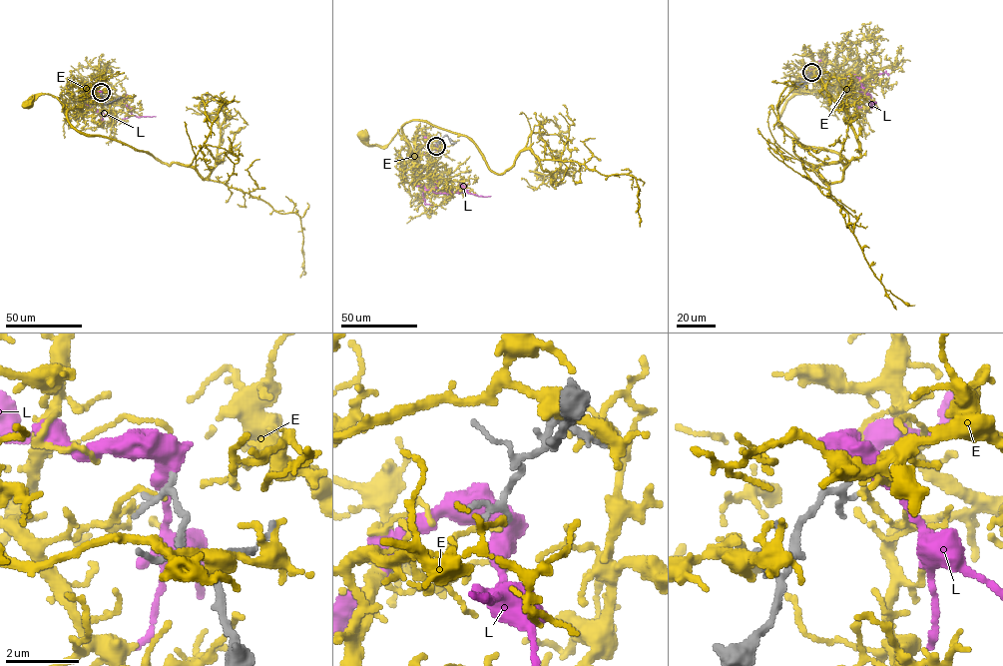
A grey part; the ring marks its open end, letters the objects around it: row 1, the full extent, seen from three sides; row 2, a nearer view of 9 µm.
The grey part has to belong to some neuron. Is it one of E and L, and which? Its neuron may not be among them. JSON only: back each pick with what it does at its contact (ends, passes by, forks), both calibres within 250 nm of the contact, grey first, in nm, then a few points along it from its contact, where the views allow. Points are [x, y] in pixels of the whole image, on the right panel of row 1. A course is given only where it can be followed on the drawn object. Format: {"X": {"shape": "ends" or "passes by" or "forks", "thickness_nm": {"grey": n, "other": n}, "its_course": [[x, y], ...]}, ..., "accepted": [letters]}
{"accepted": []}

